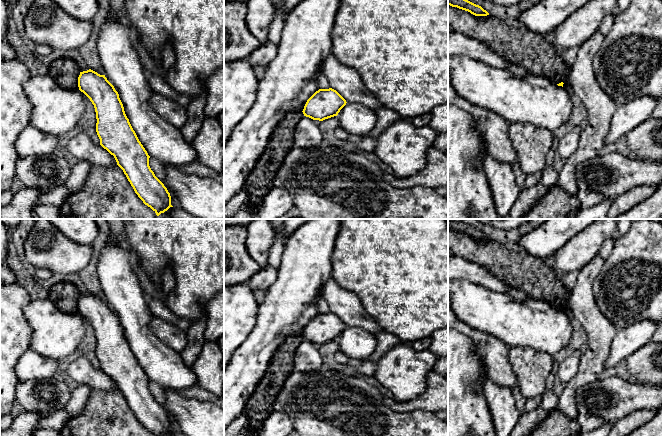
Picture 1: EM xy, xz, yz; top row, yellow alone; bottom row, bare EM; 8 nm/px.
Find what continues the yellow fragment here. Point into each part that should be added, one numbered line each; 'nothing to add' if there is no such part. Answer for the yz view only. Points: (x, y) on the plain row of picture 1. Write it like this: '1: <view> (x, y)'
nothing to add

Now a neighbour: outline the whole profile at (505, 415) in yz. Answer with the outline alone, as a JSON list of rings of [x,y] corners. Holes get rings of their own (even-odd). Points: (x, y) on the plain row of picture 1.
[[[483,377],[482,391],[490,408],[496,435],[510,436],[521,415],[512,390],[498,385],[489,377]]]

